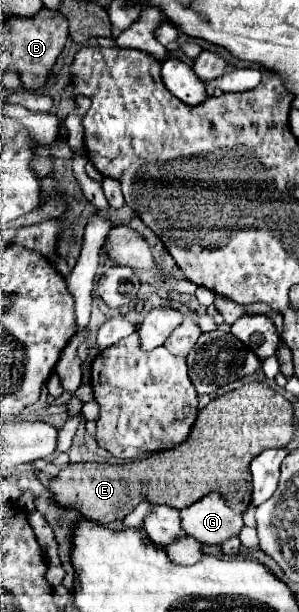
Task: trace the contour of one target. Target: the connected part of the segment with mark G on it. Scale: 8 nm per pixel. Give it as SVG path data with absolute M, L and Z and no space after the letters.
M210 493L194 505L180 511L182 529L186 535L200 543L224 543L232 535L238 535L244 527L242 515L234 513L220 493Z

